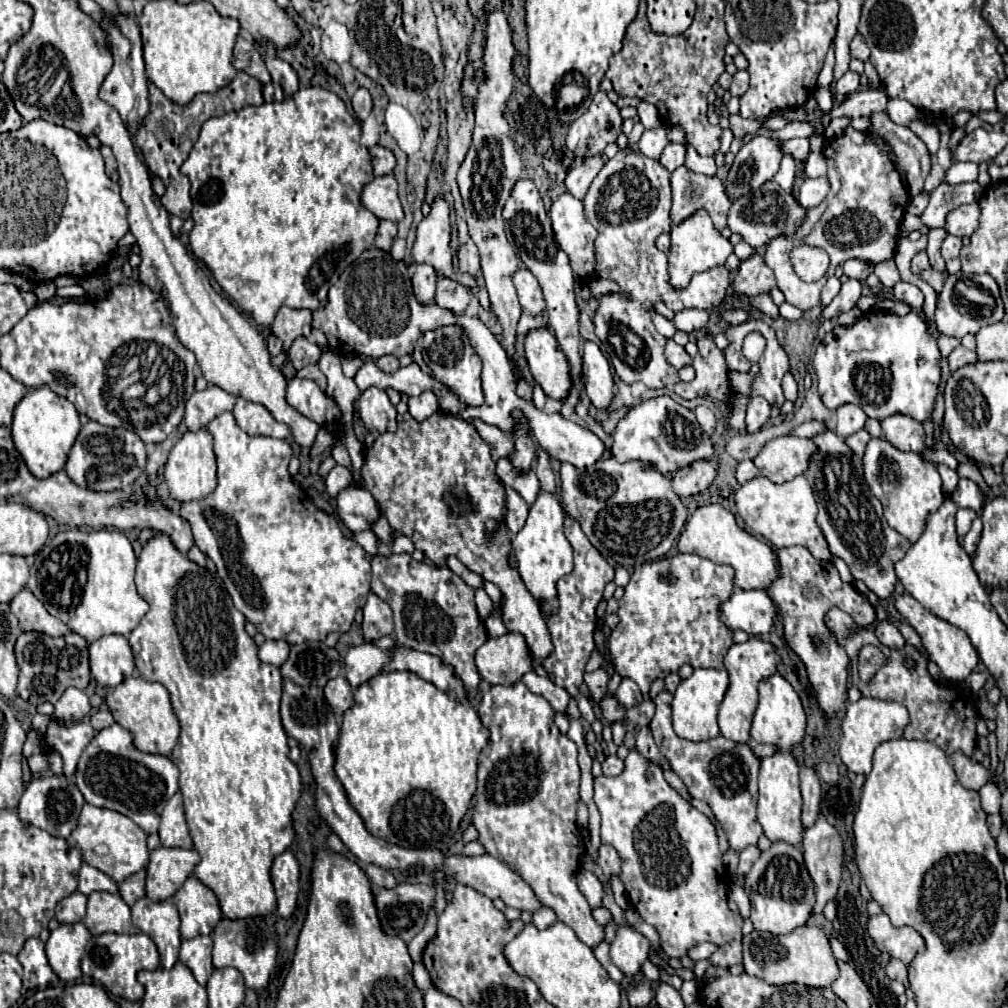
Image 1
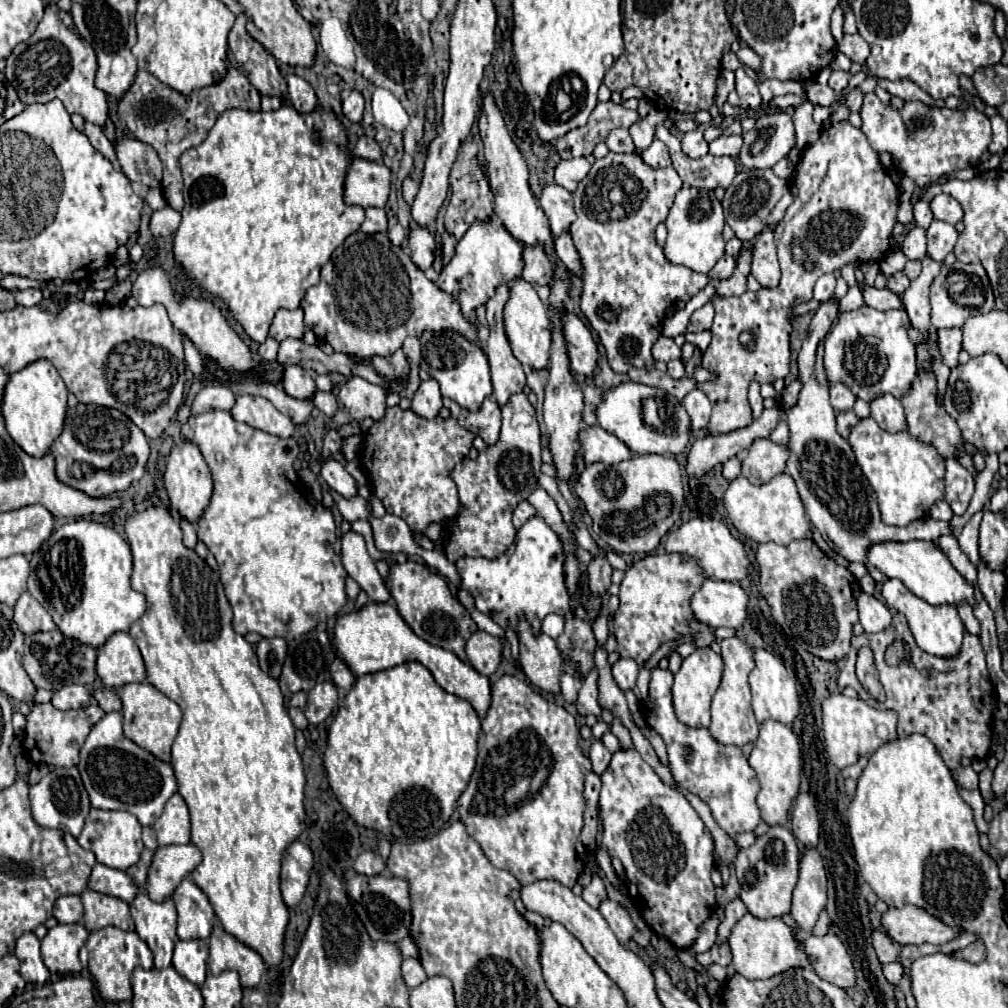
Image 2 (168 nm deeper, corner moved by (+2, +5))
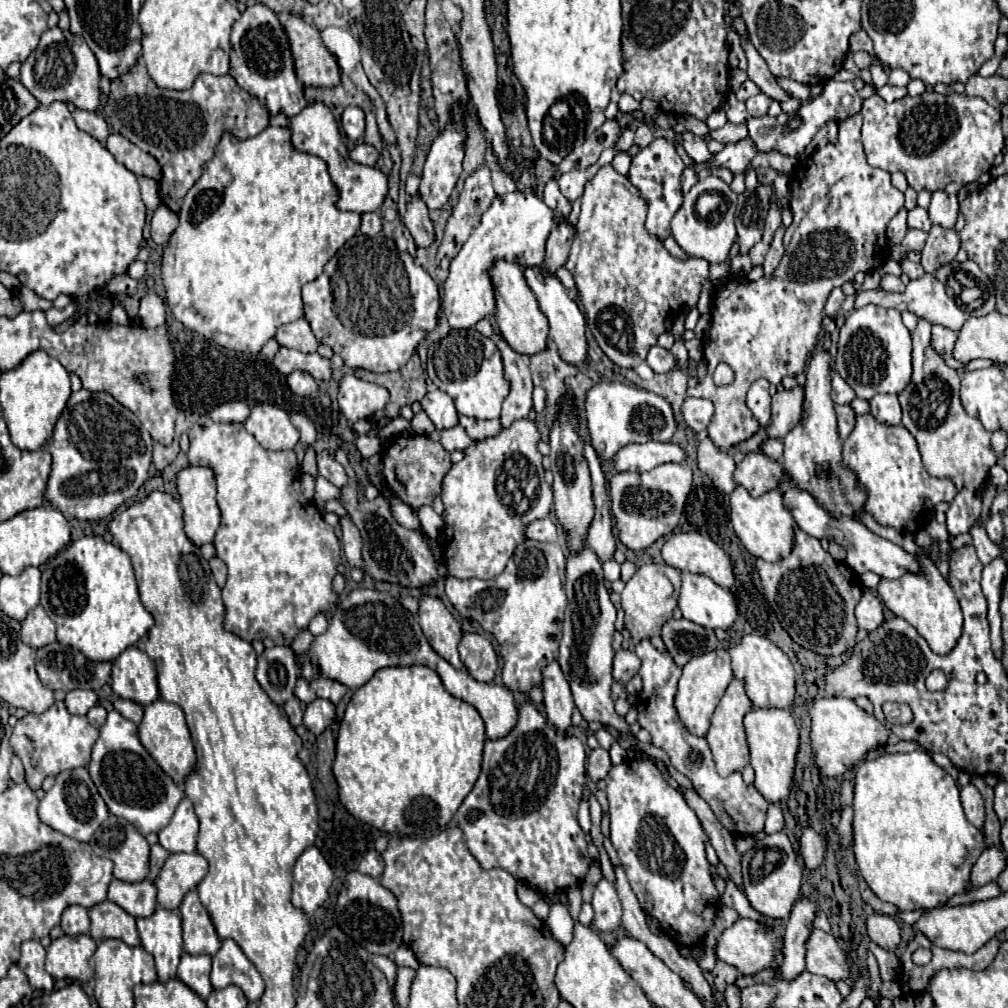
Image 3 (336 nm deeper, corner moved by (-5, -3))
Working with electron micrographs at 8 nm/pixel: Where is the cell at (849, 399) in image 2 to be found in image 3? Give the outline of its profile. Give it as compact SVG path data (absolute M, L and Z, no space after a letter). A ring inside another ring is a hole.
M832 370L832 374L830 374L830 384L832 384L830 396L836 404L850 404L856 398L854 390L846 384L846 380L836 370Z

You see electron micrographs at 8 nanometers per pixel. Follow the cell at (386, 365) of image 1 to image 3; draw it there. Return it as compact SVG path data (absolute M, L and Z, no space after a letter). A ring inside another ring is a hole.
M416 352L408 360L408 364L404 368L400 368L398 372L374 374L364 368L358 368L354 372L354 376L362 378L366 382L380 384L390 392L390 402L386 404L386 408L380 410L378 414L370 416L370 420L380 420L384 416L394 420L400 416L402 406L408 406L416 400L422 400L426 394L426 378L424 378L424 370L422 370L422 364L420 364L420 358Z

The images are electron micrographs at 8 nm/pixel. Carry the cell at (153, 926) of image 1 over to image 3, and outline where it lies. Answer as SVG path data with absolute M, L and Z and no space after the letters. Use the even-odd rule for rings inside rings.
M158 906L150 918L138 918L136 922L142 948L154 956L158 982L172 980L182 956L182 922L178 912Z

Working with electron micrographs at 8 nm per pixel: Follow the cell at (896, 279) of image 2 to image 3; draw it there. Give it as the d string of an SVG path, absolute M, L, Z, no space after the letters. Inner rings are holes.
M890 274L882 276L882 280L880 280L880 288L886 290L886 292L904 292L904 284L902 284L902 280L900 280L898 276L890 276Z

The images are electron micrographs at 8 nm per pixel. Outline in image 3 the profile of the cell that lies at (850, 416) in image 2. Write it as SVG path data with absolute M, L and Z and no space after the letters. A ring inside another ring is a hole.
M836 404L834 410L838 416L838 436L840 440L846 440L848 434L852 432L852 424L856 422L856 414L850 406L842 406L842 404Z

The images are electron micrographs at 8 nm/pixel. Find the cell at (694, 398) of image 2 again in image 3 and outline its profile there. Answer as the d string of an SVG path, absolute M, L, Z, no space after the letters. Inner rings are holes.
M686 398L682 404L682 416L686 426L700 434L712 420L712 402L704 398Z

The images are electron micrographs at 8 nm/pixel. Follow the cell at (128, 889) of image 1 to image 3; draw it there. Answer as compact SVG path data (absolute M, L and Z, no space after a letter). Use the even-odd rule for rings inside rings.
M154 844L152 846L152 852L150 852L150 874L148 874L150 880L154 880L158 876L160 868L164 866L164 862L166 862L168 856L170 856L170 852L164 850L160 844Z

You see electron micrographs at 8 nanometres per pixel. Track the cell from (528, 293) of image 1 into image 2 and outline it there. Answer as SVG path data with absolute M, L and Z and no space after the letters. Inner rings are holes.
M523 248L523 272L521 278L537 288L547 286L553 274L553 264L549 264L549 258L541 248Z

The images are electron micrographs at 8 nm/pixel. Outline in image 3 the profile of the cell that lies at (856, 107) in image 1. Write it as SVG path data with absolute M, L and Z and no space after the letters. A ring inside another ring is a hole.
M924 92L922 96L904 96L890 104L880 96L870 96L862 104L862 116L862 144L868 164L904 172L916 192L934 192L950 182L970 184L992 168L994 156L1004 148L1000 108L990 106L982 98L956 92Z

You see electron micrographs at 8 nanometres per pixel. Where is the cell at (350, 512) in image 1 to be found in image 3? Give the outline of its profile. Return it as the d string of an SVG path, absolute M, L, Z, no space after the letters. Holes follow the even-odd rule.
M322 450L322 452L318 452L318 472L326 478L326 480L330 480L334 486L344 486L346 484L346 472L344 472L344 468L334 460L334 456L330 454L330 452L326 452L326 450Z

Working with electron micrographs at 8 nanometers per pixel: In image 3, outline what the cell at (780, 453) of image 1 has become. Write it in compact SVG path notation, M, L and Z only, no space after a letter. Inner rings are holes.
M750 452L740 464L736 464L734 480L756 498L776 488L776 476L780 476L780 472L784 470L778 462L766 458L762 452Z

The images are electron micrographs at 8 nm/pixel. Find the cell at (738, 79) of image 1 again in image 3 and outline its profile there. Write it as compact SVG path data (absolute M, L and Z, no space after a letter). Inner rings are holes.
M756 94L752 98L746 100L746 108L748 108L748 114L750 116L764 116L768 112L768 106L772 104L772 98L768 98L766 94Z

